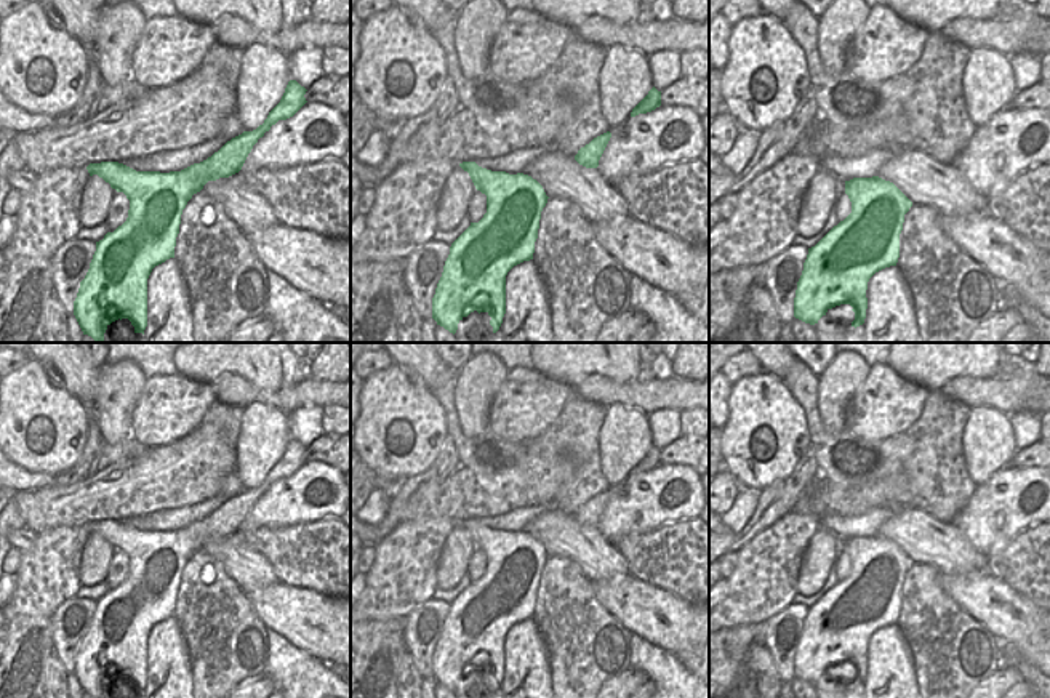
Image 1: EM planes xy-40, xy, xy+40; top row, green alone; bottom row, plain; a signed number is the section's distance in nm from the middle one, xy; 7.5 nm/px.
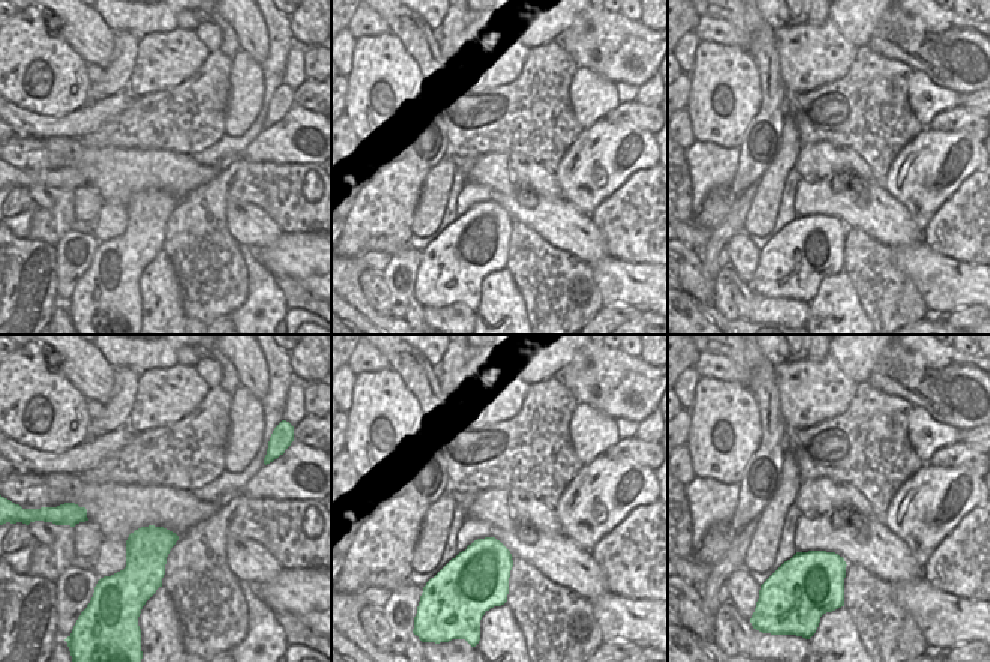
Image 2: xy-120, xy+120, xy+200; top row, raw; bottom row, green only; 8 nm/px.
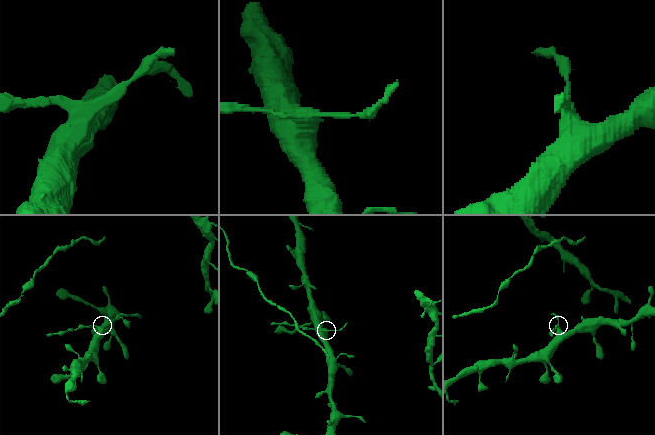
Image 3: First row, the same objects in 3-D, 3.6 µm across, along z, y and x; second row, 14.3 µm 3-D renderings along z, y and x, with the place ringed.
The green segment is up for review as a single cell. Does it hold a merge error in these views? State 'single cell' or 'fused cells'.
fused cells

